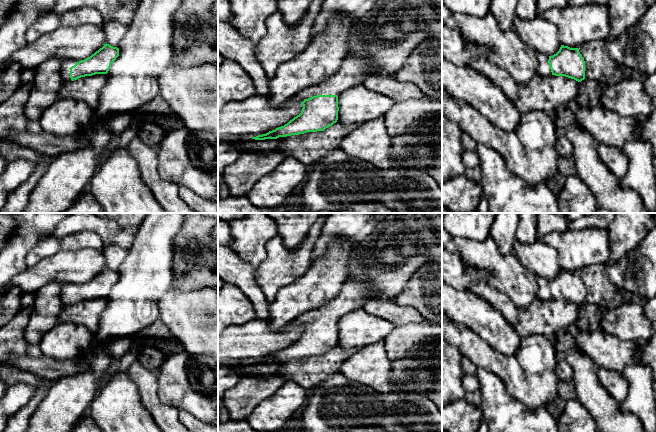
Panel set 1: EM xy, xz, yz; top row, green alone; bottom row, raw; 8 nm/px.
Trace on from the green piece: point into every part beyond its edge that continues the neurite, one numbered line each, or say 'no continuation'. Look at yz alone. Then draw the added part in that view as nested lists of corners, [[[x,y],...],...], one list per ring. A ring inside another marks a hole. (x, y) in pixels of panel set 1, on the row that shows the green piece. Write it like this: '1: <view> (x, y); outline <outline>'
1: yz (543, 69); outline [[[536,52],[536,58],[538,60],[537,74],[551,76],[552,72],[548,63],[549,56],[541,52]]]

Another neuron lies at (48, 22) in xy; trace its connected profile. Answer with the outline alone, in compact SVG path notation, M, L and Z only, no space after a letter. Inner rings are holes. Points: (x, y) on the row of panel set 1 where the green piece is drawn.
M82 7L63 13L50 11L38 16L29 26L26 40L28 42L35 41L44 33L53 32L61 26L77 27L85 24L93 24L103 28L103 16L92 7Z

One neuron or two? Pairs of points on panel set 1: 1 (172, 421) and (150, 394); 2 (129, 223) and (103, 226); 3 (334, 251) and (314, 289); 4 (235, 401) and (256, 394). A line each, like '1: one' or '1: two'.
1: one
2: two
3: one
4: one

